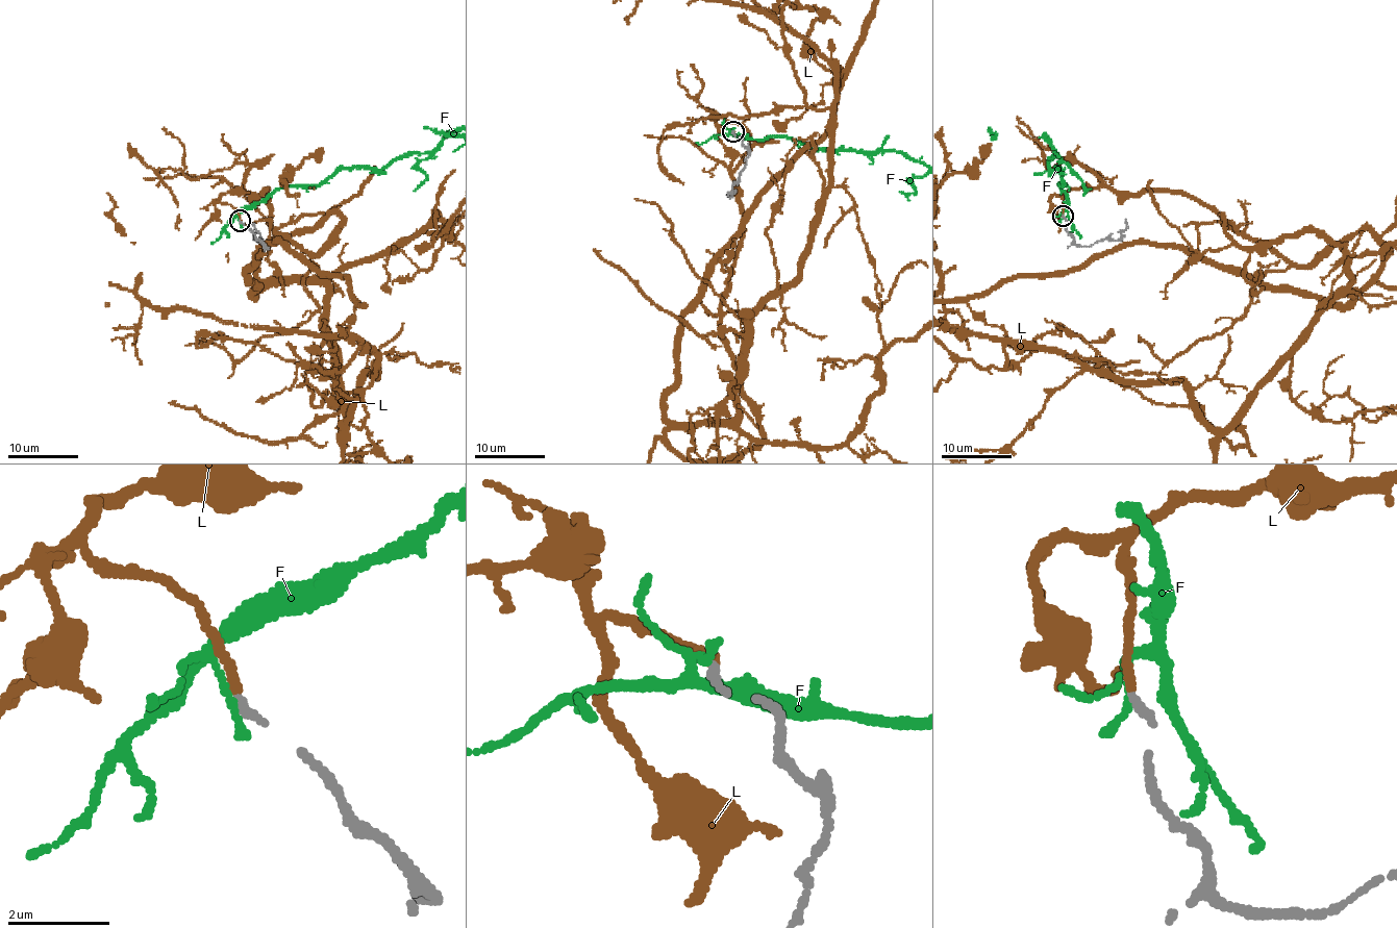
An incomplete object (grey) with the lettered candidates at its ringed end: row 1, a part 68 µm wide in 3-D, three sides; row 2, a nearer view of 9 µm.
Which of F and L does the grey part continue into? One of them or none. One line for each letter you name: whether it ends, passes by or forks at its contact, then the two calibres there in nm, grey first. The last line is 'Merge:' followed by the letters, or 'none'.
L: it ends; calibres 150 and 170 nm
Merge: L

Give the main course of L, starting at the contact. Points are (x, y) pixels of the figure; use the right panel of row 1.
L: (1063, 215), (1071, 190), (1175, 190), (1296, 265), (1368, 228), (1391, 249), (1374, 277)

